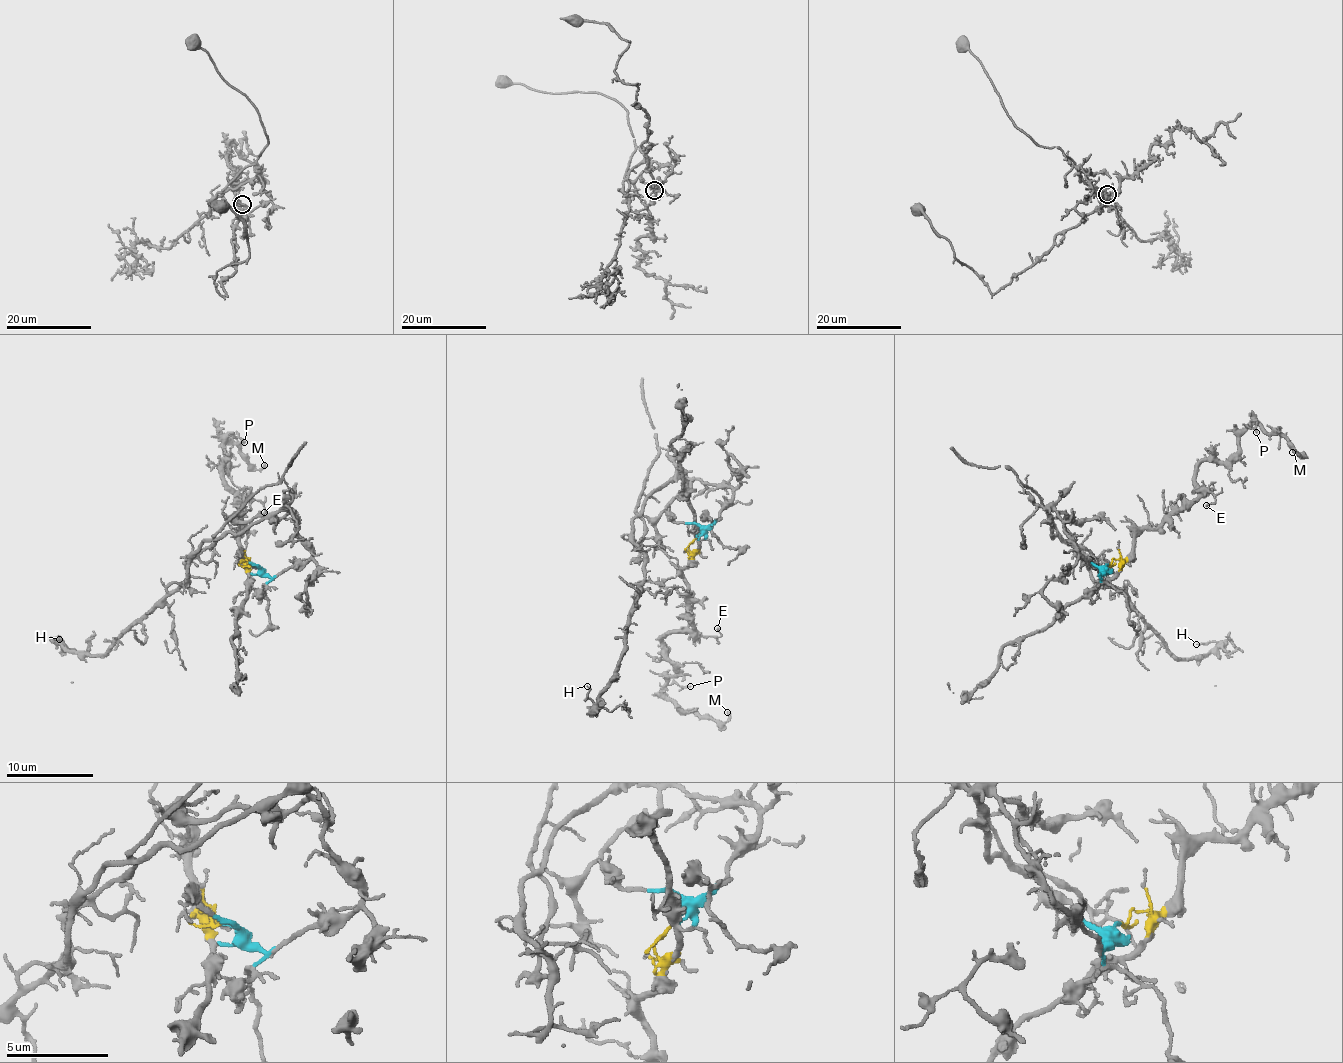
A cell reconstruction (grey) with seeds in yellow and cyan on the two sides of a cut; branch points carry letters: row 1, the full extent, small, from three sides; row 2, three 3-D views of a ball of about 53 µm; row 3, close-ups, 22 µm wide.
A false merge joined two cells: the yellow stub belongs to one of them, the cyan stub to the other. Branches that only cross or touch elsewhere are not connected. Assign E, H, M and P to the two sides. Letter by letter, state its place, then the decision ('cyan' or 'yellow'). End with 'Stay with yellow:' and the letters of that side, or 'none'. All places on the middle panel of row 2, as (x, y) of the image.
E: (717, 628) | yellow
H: (587, 686) | cyan
M: (727, 712) | yellow
P: (690, 686) | yellow
Stay with yellow: E, M, P

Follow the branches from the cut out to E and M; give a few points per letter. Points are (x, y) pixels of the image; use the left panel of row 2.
E: (252, 566), (242, 560), (237, 537), (242, 520), (239, 514), (250, 498), (264, 507), (264, 513)
M: (252, 566), (242, 560), (237, 537), (244, 502), (219, 466), (225, 463), (219, 432), (251, 464), (263, 464)

